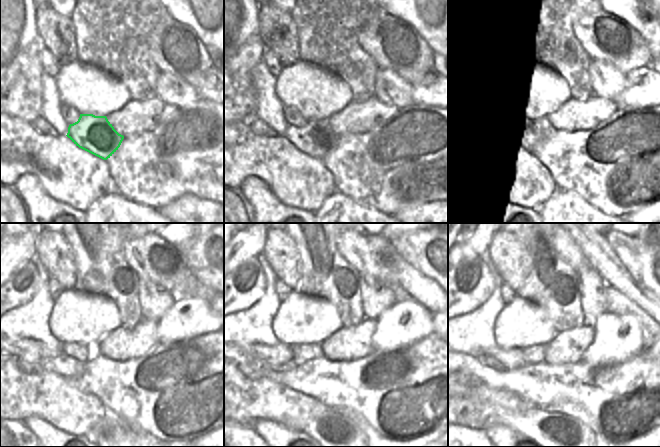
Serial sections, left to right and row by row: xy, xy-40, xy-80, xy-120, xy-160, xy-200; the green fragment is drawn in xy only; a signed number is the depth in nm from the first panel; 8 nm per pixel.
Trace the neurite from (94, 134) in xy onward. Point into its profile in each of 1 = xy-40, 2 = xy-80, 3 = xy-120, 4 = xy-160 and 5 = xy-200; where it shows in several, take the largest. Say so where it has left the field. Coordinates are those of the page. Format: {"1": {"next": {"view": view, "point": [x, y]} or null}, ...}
{"1": {"next": {"view": "xy-40", "point": [316, 138]}}, "2": {"next": {"view": "xy-80", "point": [529, 142]}}, "3": {"next": {"view": "xy-120", "point": [63, 364]}}, "4": {"next": {"view": "xy-160", "point": [292, 364]}}, "5": {"next": {"view": "xy-200", "point": [485, 359]}}}

